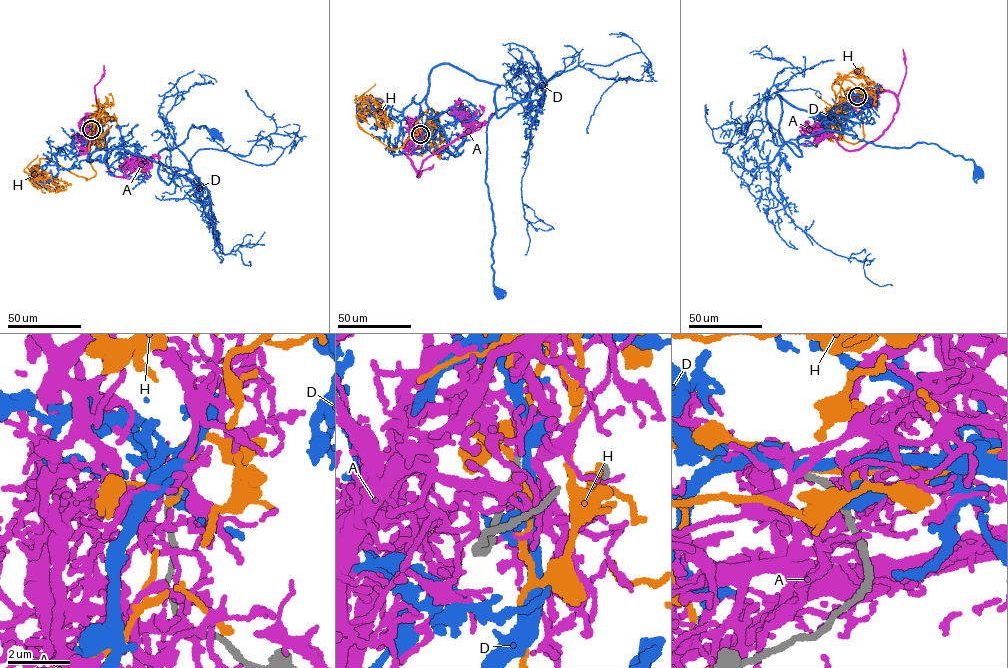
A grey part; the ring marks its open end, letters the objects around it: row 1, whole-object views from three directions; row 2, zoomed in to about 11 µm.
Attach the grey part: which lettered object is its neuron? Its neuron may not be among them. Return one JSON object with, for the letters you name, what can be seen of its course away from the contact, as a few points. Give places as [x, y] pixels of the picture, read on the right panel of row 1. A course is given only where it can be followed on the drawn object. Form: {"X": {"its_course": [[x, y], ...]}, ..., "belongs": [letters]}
{"belongs": []}

